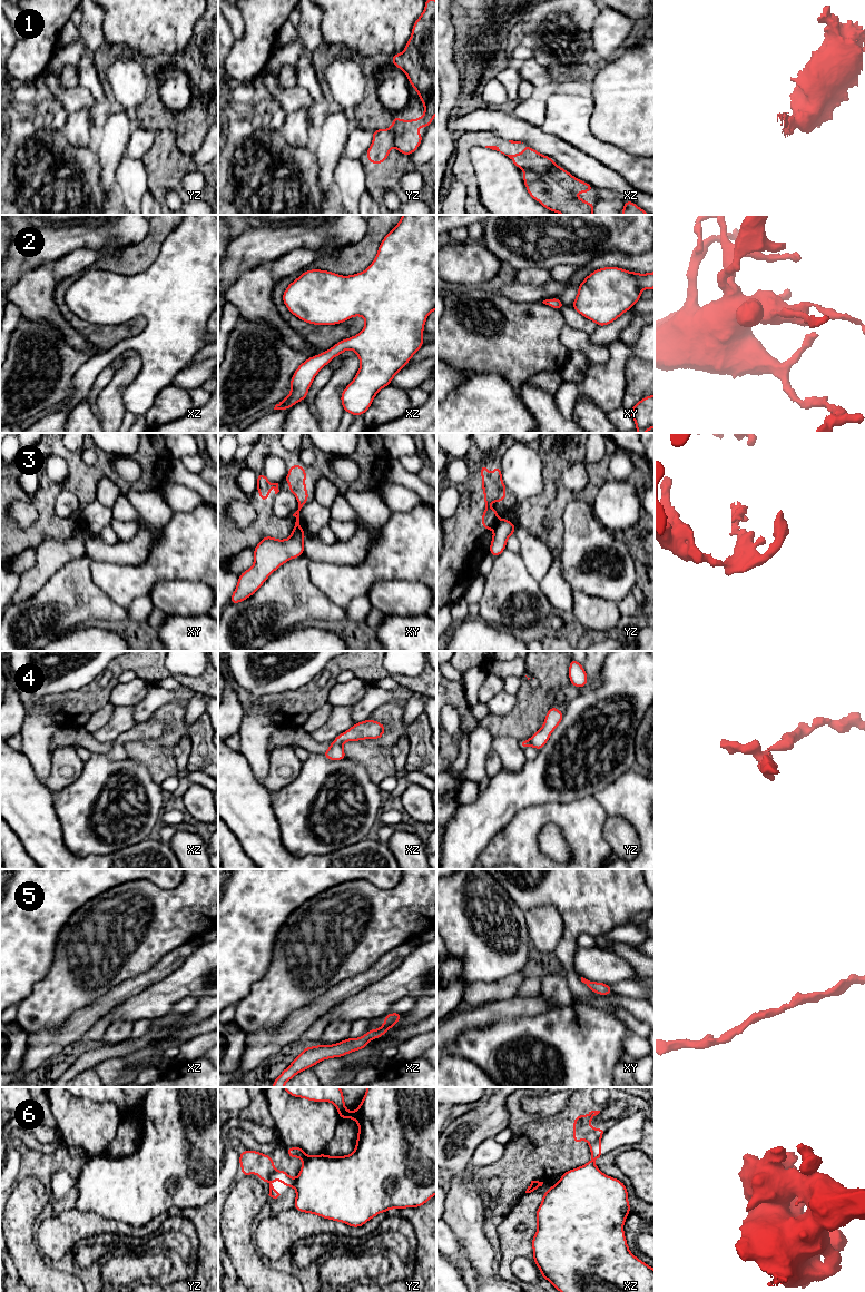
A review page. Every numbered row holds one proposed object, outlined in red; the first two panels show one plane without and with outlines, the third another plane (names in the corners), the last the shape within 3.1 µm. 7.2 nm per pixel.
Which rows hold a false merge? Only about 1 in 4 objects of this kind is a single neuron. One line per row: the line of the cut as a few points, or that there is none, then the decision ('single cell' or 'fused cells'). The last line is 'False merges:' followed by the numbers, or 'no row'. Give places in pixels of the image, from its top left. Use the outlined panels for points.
1: cut in xz along (557, 165), (546, 171), (528, 170); fused cells
2: no cut; single cell
3: cut in yz along (497, 520), (497, 524), (493, 528); fused cells
4: no cut; single cell
5: no cut; single cell
6: cut in xz along (599, 1137), (590, 1145); fused cells
False merges: 1, 3, 6

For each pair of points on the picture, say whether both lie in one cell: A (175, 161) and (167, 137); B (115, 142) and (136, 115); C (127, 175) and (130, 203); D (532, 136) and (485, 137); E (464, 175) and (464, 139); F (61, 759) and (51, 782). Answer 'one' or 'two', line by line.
A: one
B: two
C: one
D: two
E: one
F: one

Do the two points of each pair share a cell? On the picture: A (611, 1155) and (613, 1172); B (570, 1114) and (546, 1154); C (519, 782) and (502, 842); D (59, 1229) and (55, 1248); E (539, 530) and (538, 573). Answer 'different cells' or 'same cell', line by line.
A: same cell
B: same cell
C: different cells
D: same cell
E: different cells

